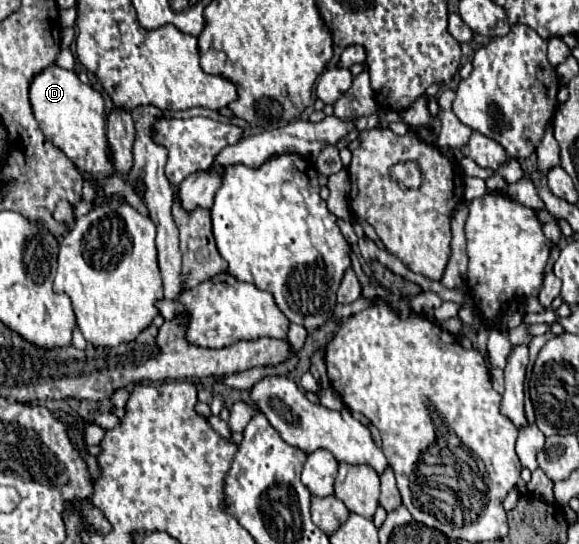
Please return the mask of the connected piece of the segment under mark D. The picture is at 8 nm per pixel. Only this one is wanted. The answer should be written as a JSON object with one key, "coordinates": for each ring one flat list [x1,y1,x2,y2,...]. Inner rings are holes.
{"coordinates":[[49,65,37,73,29,87,29,99,35,119,45,133,59,147,79,171,89,171,95,177,113,173,109,163,109,143,105,139,105,117,103,117,103,97,93,87,83,85,73,71]]}

